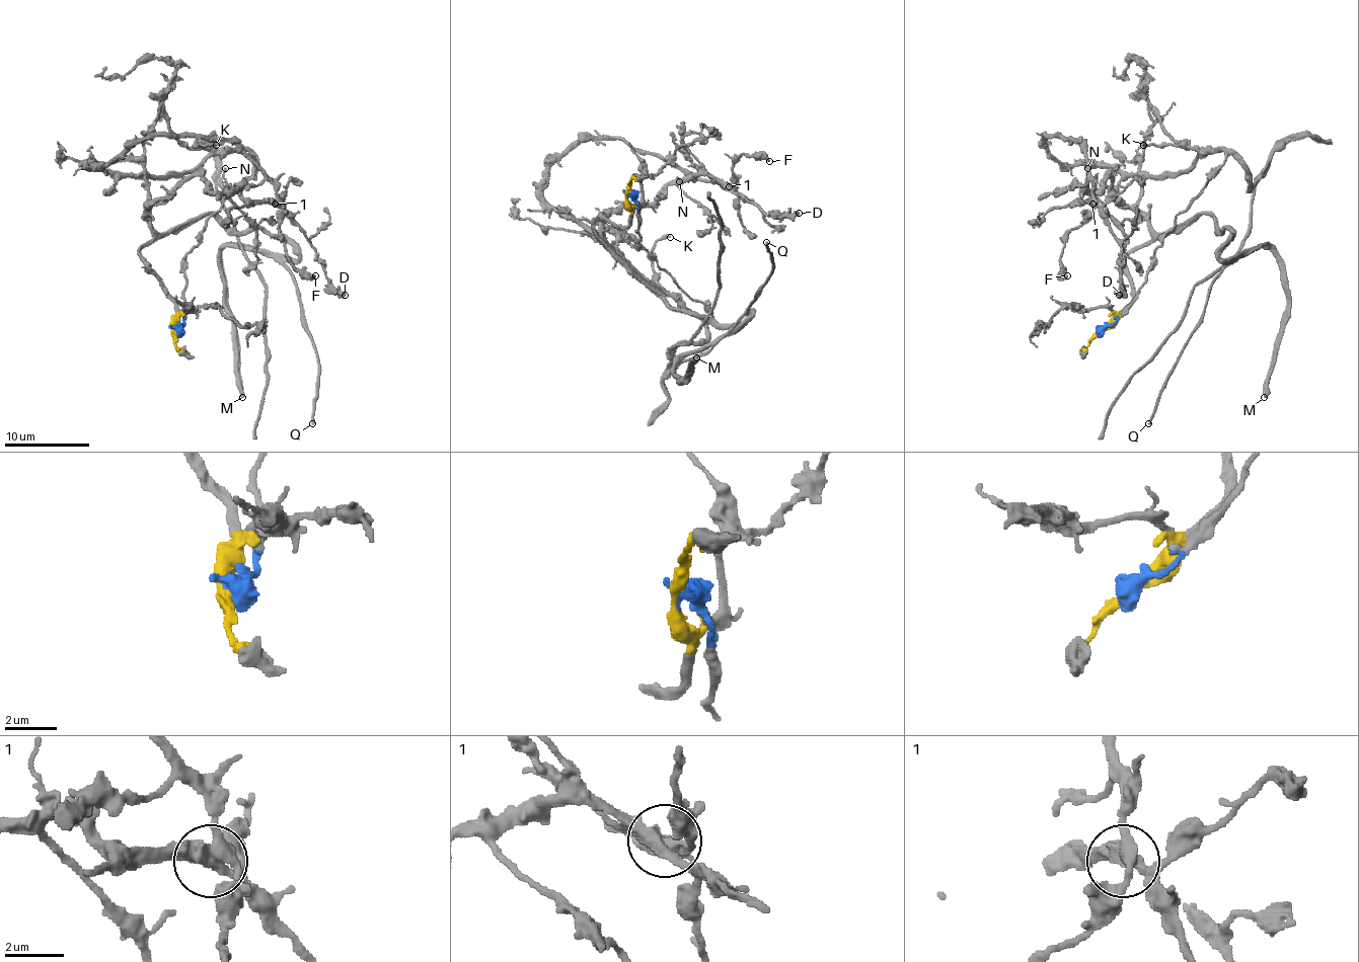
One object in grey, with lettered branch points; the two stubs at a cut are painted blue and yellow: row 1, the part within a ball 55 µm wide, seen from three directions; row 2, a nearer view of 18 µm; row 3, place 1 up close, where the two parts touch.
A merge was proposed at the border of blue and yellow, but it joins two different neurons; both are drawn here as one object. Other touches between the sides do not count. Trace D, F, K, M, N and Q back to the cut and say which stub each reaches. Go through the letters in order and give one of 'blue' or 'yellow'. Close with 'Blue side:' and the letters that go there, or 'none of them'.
D: yellow
F: blue
K: blue
M: yellow
N: yellow
Q: yellow
Blue side: F, K

